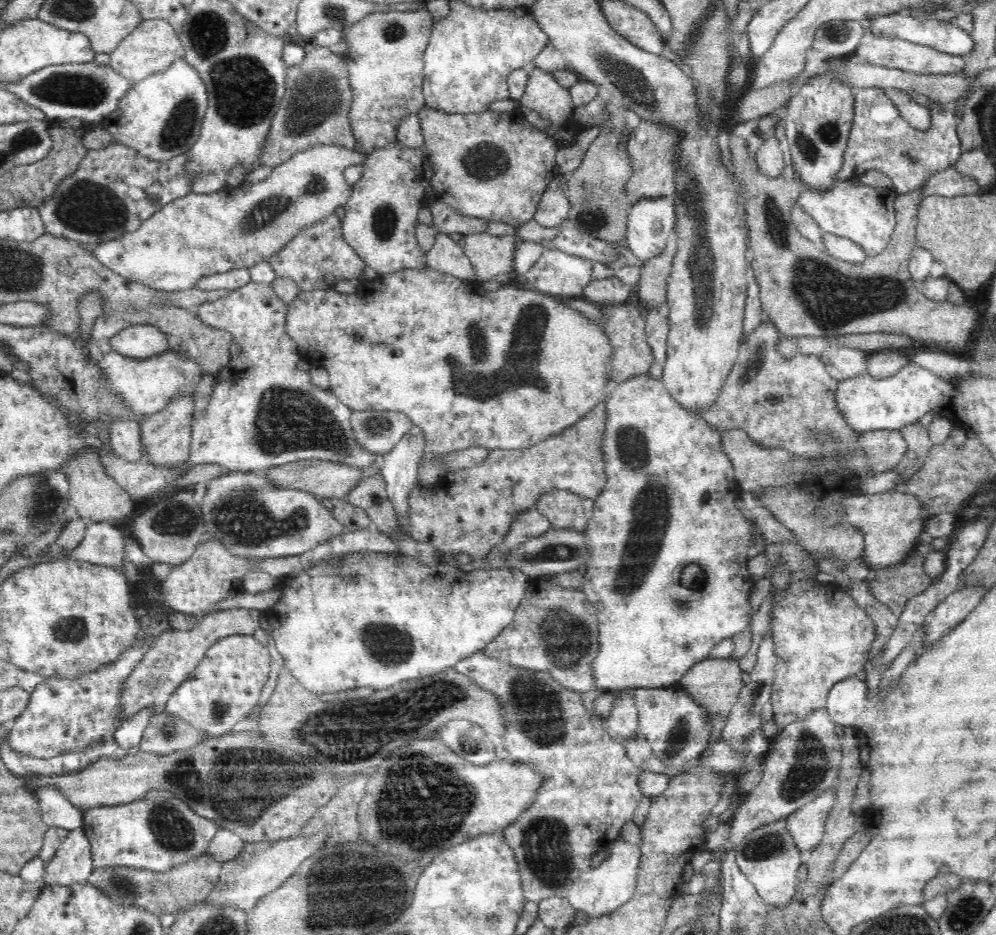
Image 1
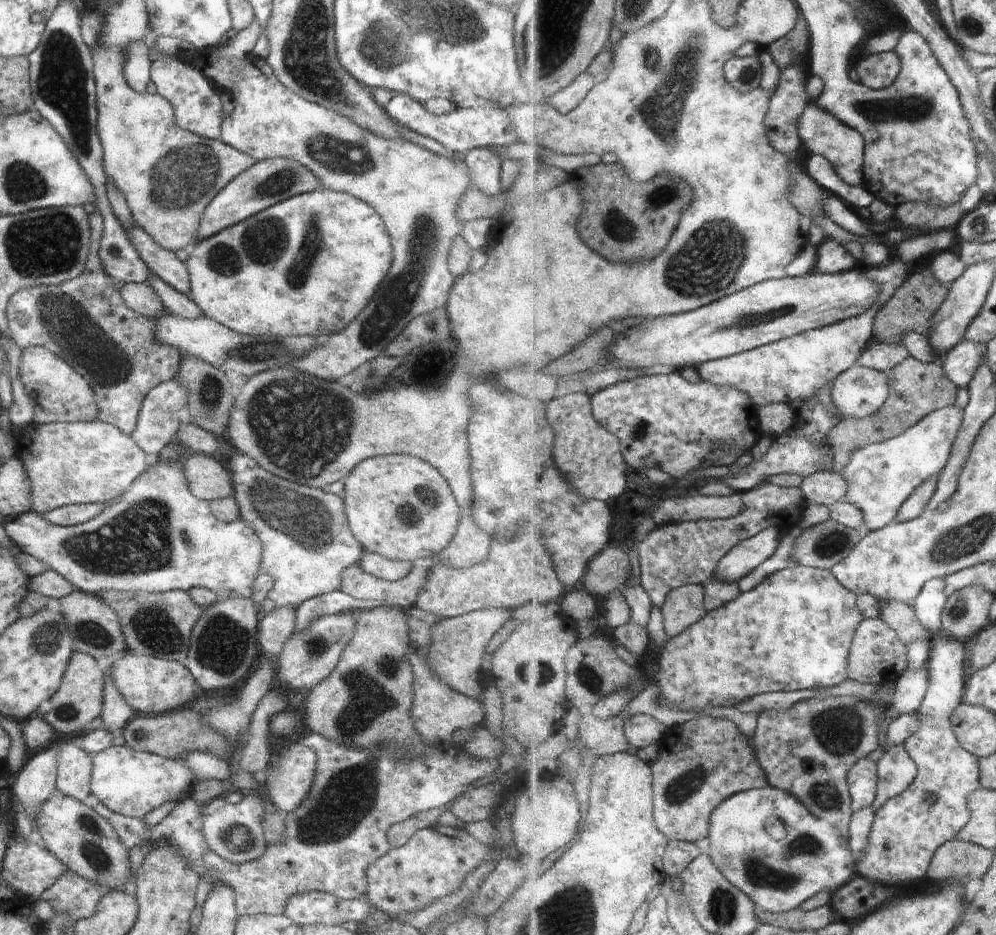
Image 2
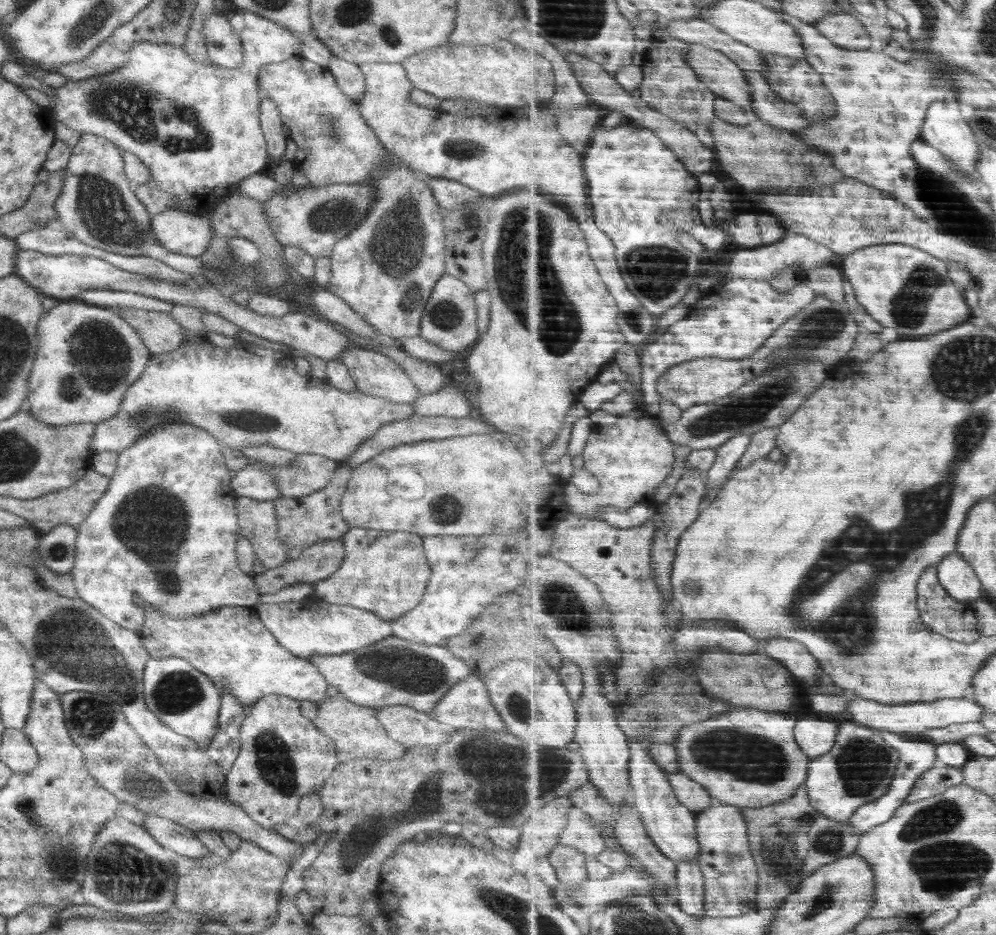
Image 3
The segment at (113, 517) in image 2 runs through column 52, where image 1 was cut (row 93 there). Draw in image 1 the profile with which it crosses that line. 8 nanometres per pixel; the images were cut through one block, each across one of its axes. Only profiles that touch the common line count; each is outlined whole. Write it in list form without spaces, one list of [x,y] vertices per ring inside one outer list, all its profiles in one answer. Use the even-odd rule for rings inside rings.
[[[530,67],[526,90],[519,104],[535,110],[554,126],[562,126],[573,116],[569,88],[562,87],[552,73],[539,68]]]

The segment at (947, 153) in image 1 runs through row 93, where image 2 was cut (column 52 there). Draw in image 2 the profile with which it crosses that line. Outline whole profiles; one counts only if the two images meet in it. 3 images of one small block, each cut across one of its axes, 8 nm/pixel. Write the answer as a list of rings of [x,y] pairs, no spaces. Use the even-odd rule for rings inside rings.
[[[20,836],[12,837],[4,852],[2,860],[2,881],[10,884],[15,893],[22,893],[30,902],[40,899],[41,894],[56,884],[58,878],[62,878],[64,872],[70,870],[58,860],[49,850],[42,848],[33,838],[25,839]]]

